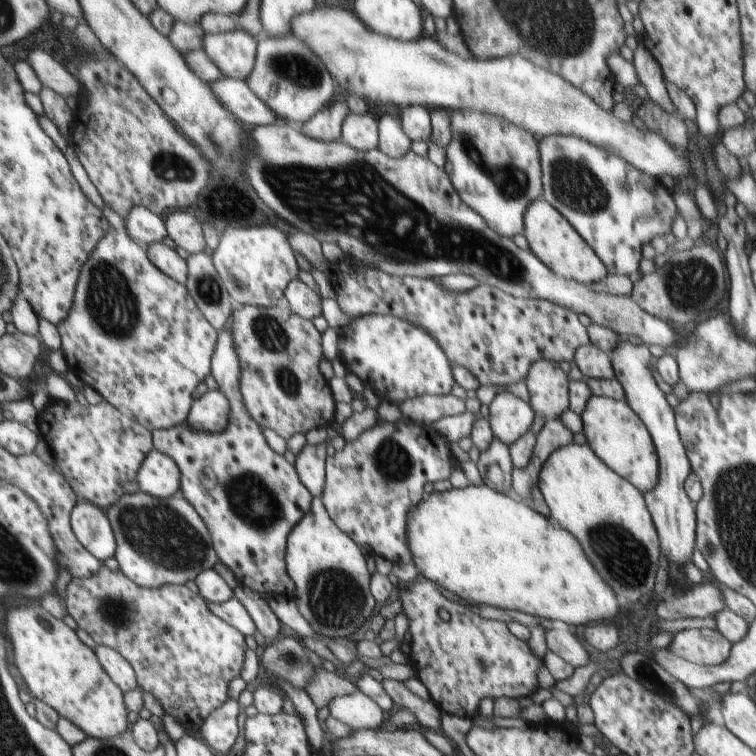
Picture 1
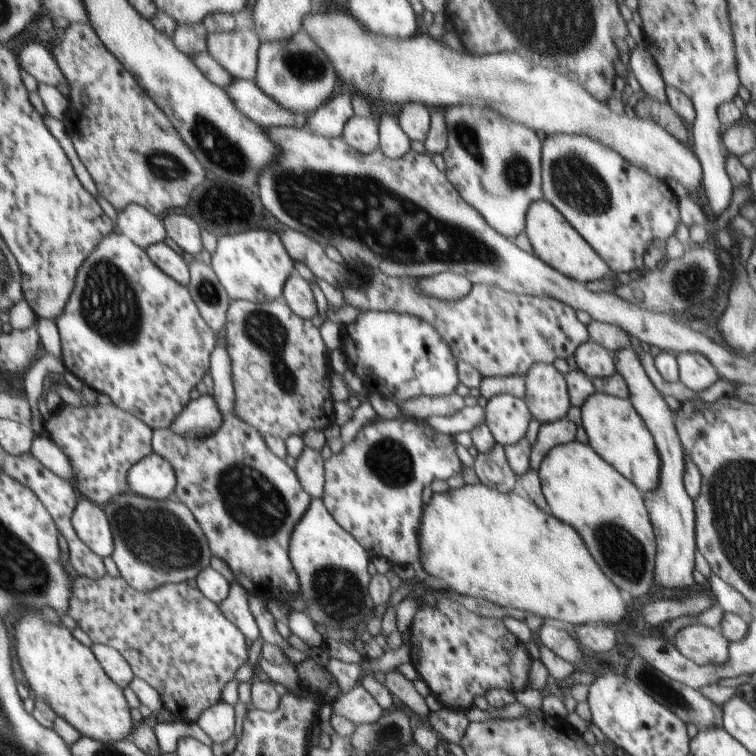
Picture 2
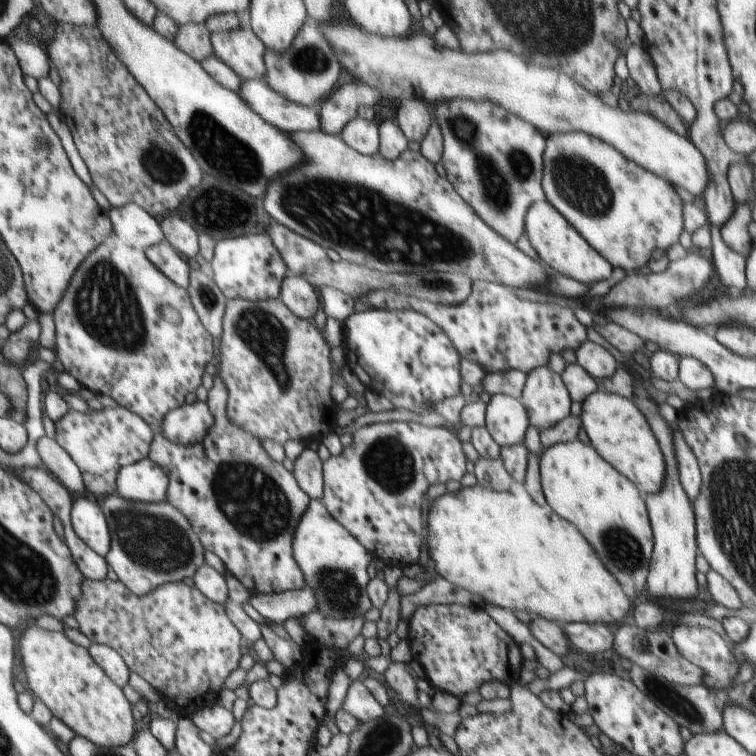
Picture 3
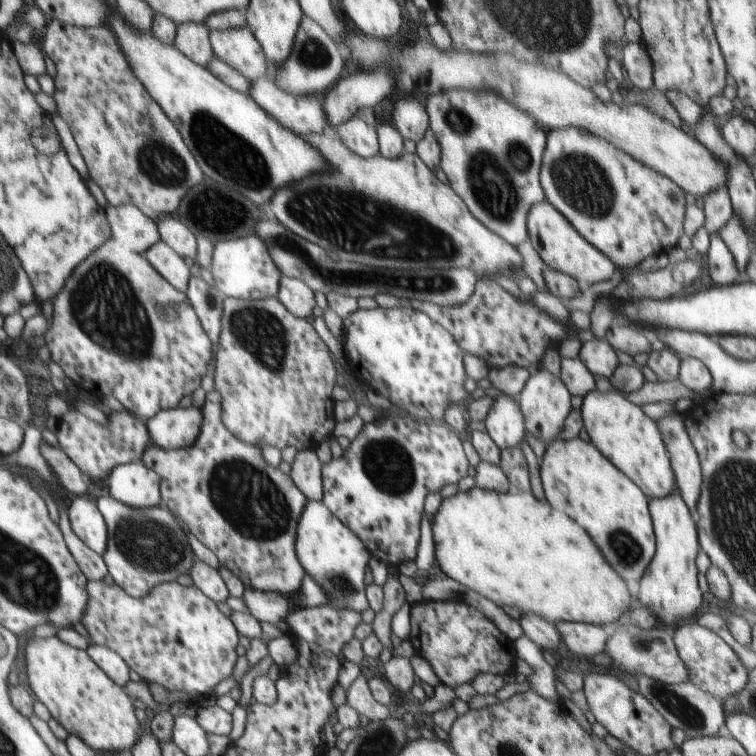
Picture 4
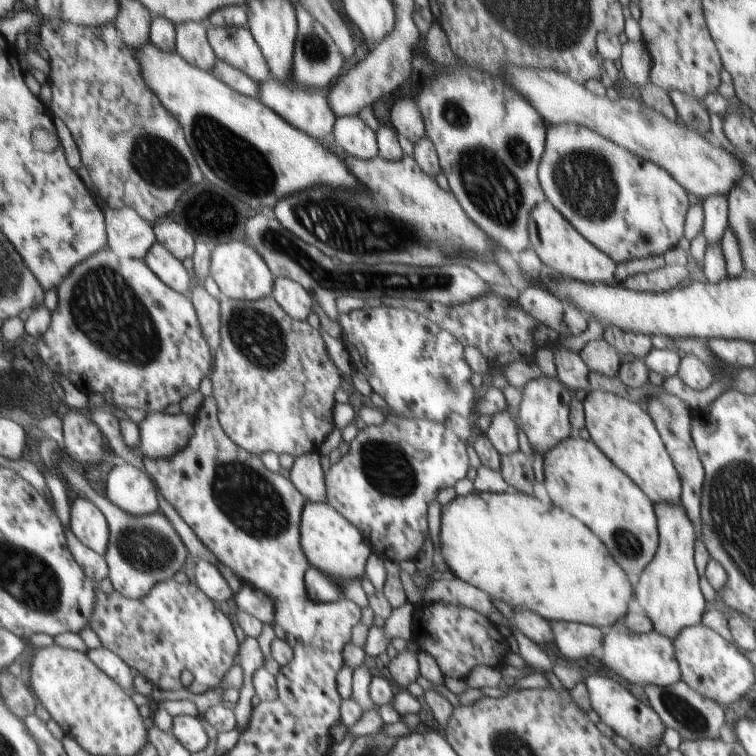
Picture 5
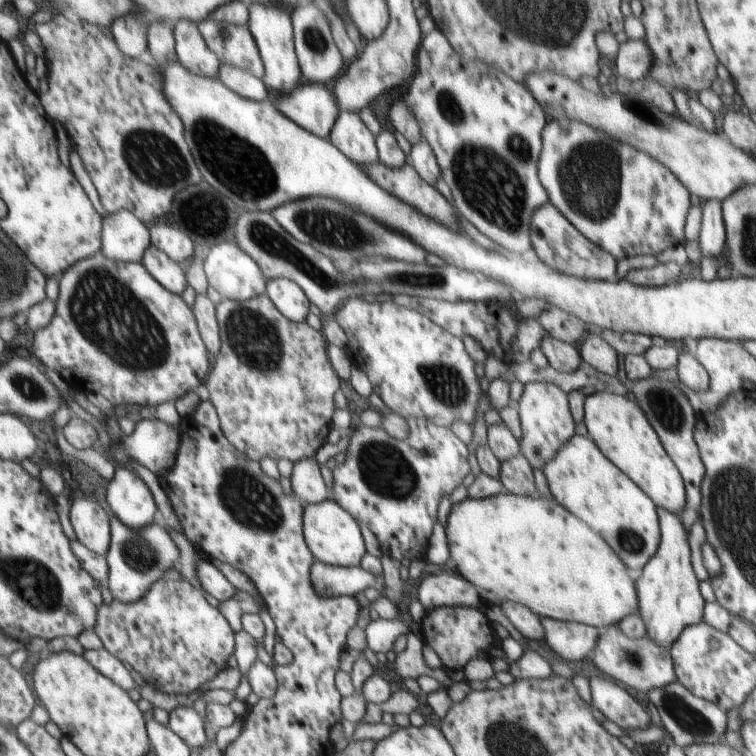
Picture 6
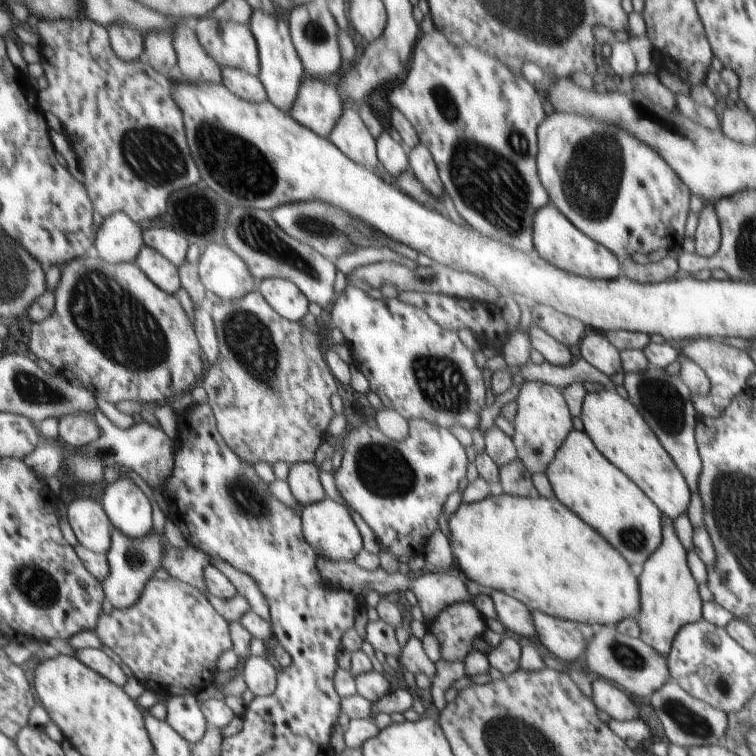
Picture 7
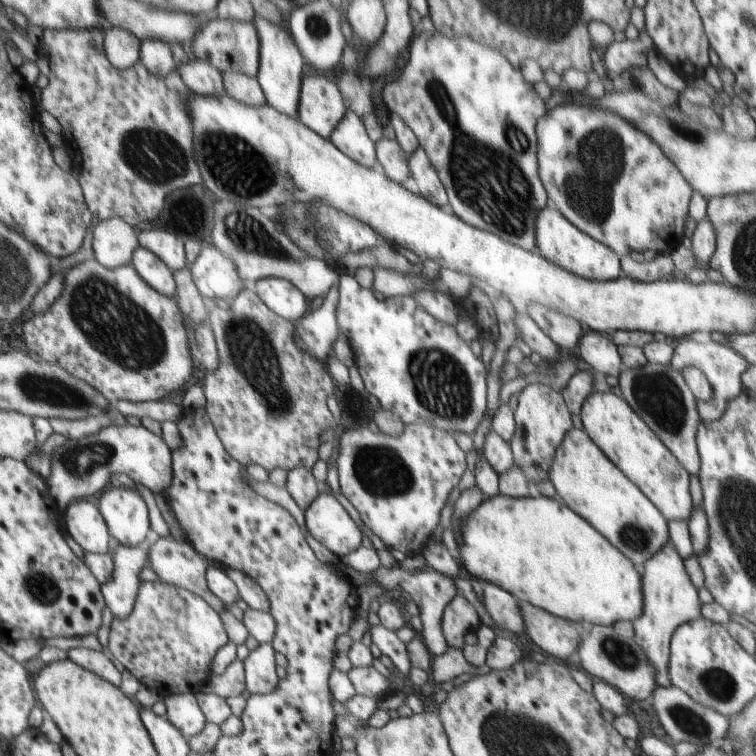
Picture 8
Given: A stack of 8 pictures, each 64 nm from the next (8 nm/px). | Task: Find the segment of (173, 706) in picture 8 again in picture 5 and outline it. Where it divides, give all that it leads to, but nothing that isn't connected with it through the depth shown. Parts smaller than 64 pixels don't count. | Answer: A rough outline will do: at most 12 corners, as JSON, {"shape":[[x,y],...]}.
{"shape":[[198,716],[174,717],[172,730],[194,755],[210,747]]}

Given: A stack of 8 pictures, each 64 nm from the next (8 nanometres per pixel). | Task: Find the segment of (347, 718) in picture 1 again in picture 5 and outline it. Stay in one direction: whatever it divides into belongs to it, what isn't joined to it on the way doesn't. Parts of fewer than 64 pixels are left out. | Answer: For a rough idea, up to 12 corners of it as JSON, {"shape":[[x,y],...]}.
{"shape":[[353,670],[352,700],[362,710],[376,710],[384,725],[400,720],[390,706],[376,706],[368,694],[370,671]]}

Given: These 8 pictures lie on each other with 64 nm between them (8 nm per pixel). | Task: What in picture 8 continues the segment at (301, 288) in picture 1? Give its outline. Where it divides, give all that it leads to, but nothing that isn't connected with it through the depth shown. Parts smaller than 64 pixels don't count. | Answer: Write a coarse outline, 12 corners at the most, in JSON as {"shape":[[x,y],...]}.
{"shape":[[269,277],[254,287],[272,310],[294,323],[310,310],[294,281]]}

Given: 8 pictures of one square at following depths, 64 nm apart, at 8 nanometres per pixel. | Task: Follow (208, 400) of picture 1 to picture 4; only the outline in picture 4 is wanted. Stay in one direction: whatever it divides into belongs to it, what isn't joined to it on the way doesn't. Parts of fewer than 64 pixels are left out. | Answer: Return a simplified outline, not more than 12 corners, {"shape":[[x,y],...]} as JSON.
{"shape":[[204,406],[162,411],[148,421],[153,442],[191,447]]}

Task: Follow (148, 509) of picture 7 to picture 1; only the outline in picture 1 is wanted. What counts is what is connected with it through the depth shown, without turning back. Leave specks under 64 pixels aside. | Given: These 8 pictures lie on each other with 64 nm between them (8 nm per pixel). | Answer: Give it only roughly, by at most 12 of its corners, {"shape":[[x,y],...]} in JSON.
{"shape":[[156,449],[140,468],[142,492],[164,500],[181,493],[183,470]]}

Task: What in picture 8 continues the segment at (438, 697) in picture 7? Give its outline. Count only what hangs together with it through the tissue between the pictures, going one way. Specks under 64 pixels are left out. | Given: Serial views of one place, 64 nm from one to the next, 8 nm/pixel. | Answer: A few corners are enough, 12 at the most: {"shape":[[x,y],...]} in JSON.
{"shape":[[458,648],[433,658],[435,685],[468,673],[490,674],[486,663],[472,666]]}

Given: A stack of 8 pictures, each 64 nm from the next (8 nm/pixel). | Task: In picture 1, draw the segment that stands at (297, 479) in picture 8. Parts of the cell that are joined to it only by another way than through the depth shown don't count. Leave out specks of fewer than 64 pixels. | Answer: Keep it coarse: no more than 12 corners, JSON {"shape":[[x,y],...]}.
{"shape":[[308,444],[297,456],[300,478],[324,497],[328,446]]}

